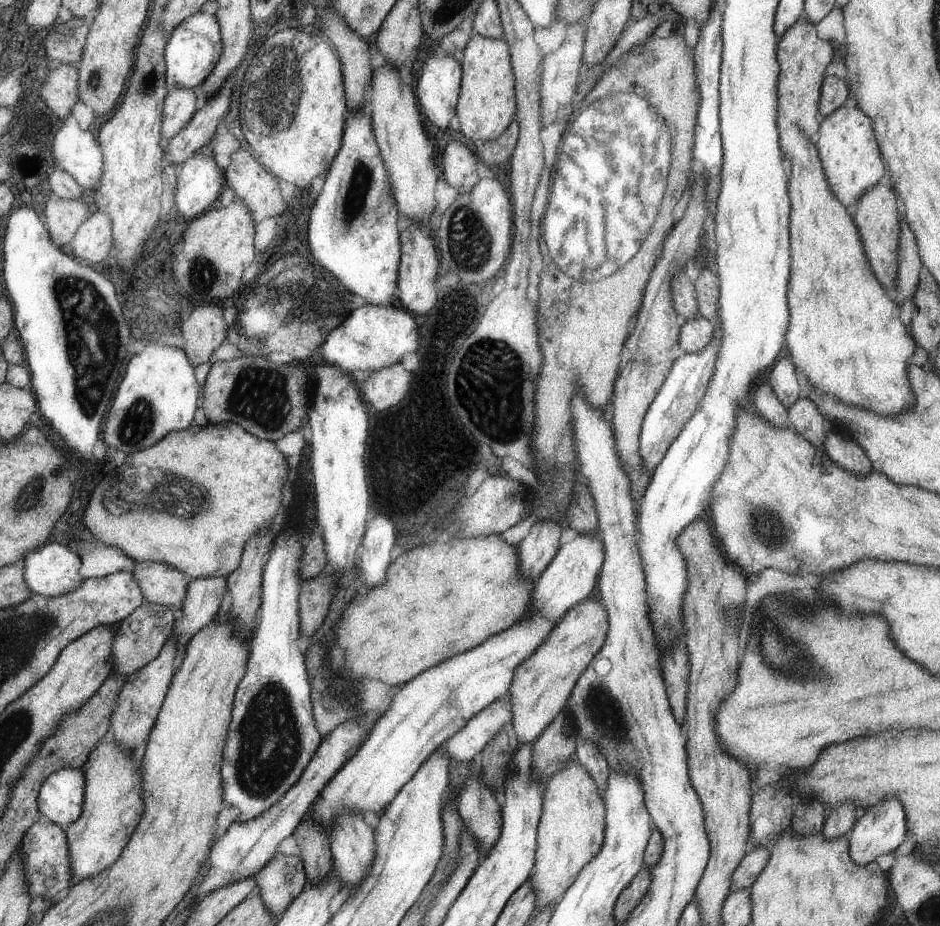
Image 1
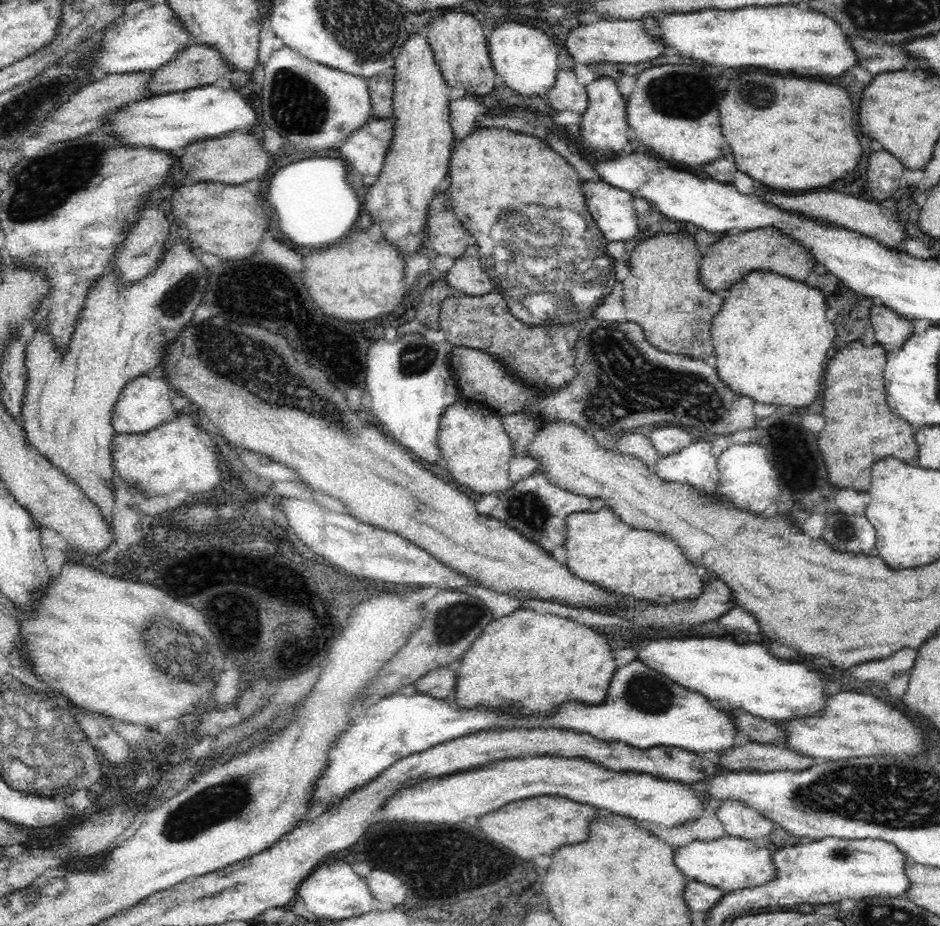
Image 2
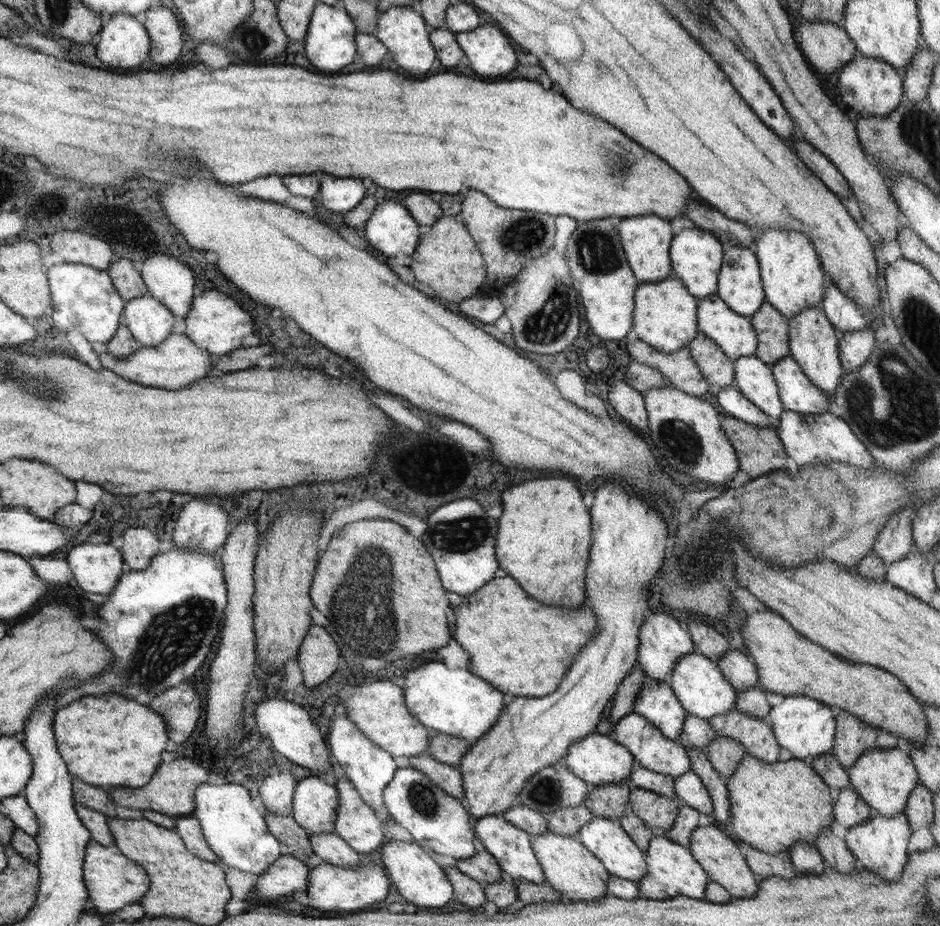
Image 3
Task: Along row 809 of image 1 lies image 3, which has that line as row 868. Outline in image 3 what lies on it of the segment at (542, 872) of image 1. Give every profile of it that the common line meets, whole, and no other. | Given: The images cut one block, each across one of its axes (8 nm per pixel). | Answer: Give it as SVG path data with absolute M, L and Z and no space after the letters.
M548 830L542 835L533 835L532 846L544 870L547 883L561 893L562 902L598 901L608 893L608 881L611 877L609 871L601 859L576 836L554 834Z

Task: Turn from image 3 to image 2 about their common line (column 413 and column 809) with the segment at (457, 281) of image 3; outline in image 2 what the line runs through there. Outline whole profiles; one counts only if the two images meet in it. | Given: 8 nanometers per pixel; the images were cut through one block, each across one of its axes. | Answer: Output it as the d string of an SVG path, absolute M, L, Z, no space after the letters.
M773 226L724 235L707 248L699 262L699 278L702 287L710 293L726 293L746 274L754 271L770 271L790 279L802 278L802 282L806 282L810 272L819 272L817 264L812 262L813 256Z

